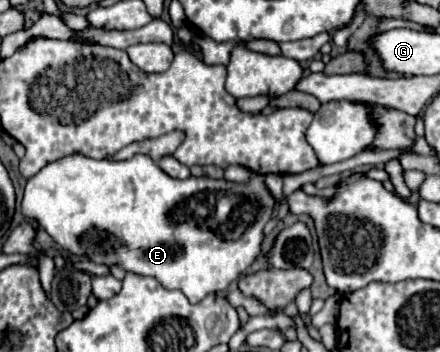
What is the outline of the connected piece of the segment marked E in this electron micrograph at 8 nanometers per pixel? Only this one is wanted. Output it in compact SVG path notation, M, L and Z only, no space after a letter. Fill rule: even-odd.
M78 152L46 164L38 174L28 178L26 188L24 188L22 206L20 206L20 210L26 218L36 220L40 224L40 228L44 228L54 238L54 242L60 244L70 254L88 254L92 262L106 264L106 266L118 264L118 258L120 258L120 264L126 272L134 272L134 274L142 274L142 276L154 276L166 290L184 292L184 296L190 300L190 304L202 302L212 292L226 290L228 284L232 280L236 280L256 260L256 256L260 252L260 242L264 238L262 228L272 218L274 208L276 208L276 202L272 200L272 196L268 196L268 190L264 188L264 176L260 176L260 174L252 174L252 180L248 184L232 184L232 182L224 182L224 180L196 178L196 176L190 176L188 180L176 180L176 178L170 178L150 156L144 156L144 154L136 154L130 160L118 162L118 160L110 160L110 158L96 160L96 158L78 154Z

